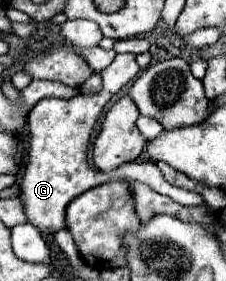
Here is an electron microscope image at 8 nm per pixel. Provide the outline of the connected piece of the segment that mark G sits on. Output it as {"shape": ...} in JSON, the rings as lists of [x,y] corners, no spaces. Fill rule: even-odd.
{"shape":[[[123,53],[117,55],[113,59],[113,63],[109,67],[103,69],[103,89],[97,95],[77,95],[73,99],[55,99],[55,97],[47,97],[41,99],[29,113],[29,133],[31,133],[31,147],[29,147],[29,157],[27,157],[27,165],[23,171],[23,179],[21,179],[21,201],[25,205],[25,213],[31,225],[35,225],[39,231],[43,233],[53,233],[57,229],[65,229],[65,209],[67,205],[81,193],[115,181],[115,179],[135,179],[135,181],[143,181],[149,187],[153,187],[157,193],[171,197],[173,201],[187,205],[187,207],[195,207],[195,205],[203,205],[203,199],[199,193],[195,191],[185,191],[181,187],[175,187],[171,183],[165,181],[165,177],[161,175],[159,167],[153,161],[143,161],[137,163],[133,161],[127,167],[115,169],[113,173],[101,173],[95,171],[93,167],[89,167],[87,163],[87,143],[89,143],[89,135],[93,131],[93,125],[101,113],[101,109],[105,107],[105,103],[111,99],[111,95],[115,95],[117,91],[121,91],[121,87],[125,87],[135,75],[139,73],[139,65],[135,61],[133,53]]]}

